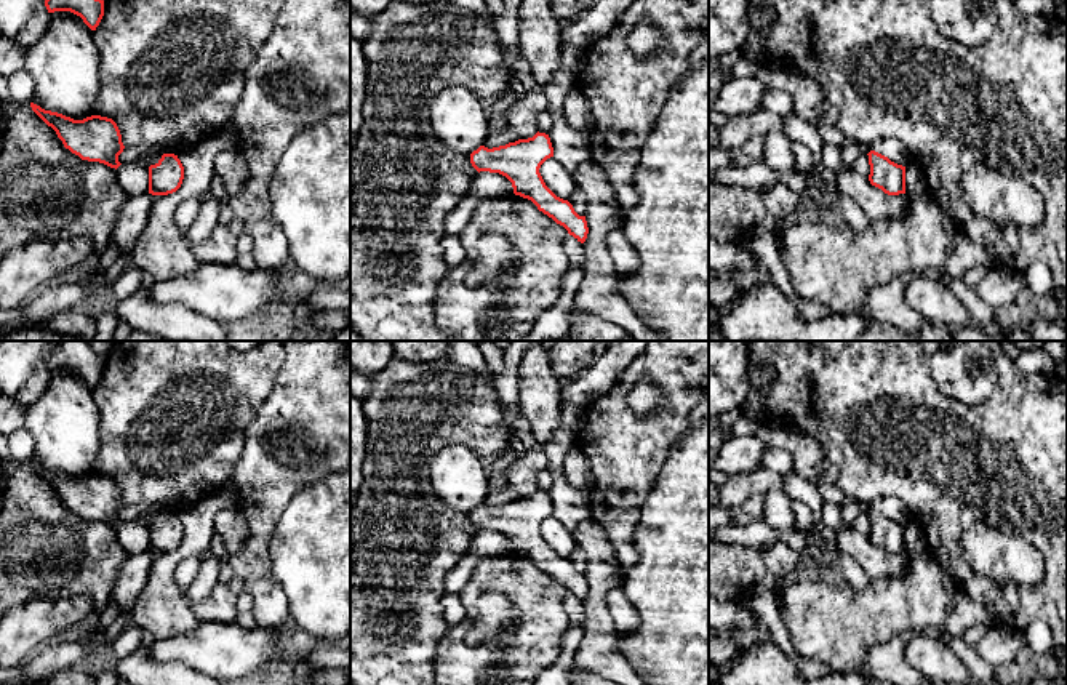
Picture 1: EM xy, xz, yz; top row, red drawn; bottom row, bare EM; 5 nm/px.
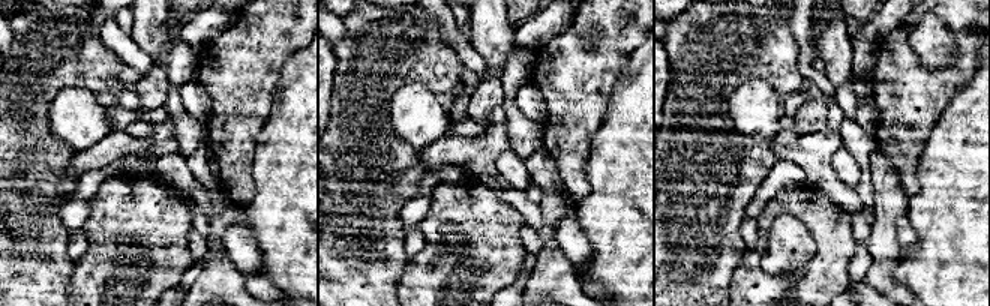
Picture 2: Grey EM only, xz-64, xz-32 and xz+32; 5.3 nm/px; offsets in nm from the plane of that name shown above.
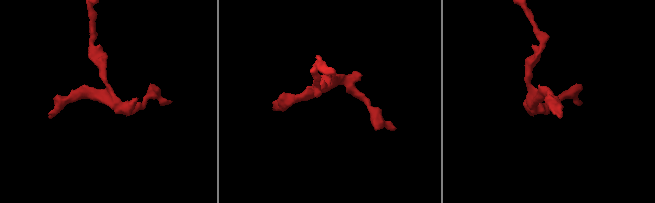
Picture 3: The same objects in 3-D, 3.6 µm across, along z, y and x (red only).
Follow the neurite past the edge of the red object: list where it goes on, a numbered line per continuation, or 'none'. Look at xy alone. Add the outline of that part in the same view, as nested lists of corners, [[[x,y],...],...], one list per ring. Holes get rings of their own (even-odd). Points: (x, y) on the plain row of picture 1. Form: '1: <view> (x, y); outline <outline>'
none

